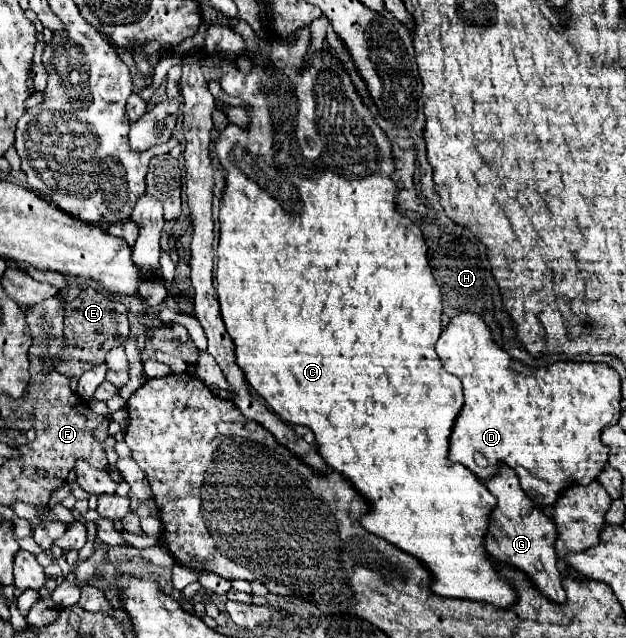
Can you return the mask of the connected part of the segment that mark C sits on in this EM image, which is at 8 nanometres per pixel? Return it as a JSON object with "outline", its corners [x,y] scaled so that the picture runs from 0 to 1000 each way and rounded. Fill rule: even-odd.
{"outline":[[[380,31],[374,41],[380,53],[393,63],[396,78],[403,82],[409,72],[419,72],[419,88],[406,91],[406,107],[396,116],[387,116],[377,103],[377,97],[367,94],[348,94],[355,122],[351,135],[364,150],[387,154],[399,166],[399,201],[380,201],[374,194],[364,194],[351,216],[342,226],[342,238],[361,266],[361,295],[355,304],[355,323],[351,323],[351,382],[348,382],[348,423],[345,423],[345,442],[348,442],[348,473],[355,486],[355,502],[361,508],[361,517],[374,536],[377,552],[377,571],[387,577],[393,599],[399,608],[460,665],[482,665],[495,671],[505,683],[508,712],[518,718],[518,724],[540,743],[550,743],[556,755],[585,781],[591,799],[578,809],[578,824],[591,831],[594,837],[613,843],[617,850],[636,856],[642,865],[665,871],[690,900],[690,928],[700,928],[700,934],[712,937],[735,937],[735,940],[757,940],[757,944],[776,944],[792,953],[815,953],[821,944],[827,944],[821,918],[799,903],[789,881],[783,878],[776,859],[773,859],[773,840],[780,834],[783,806],[792,796],[792,781],[780,771],[780,765],[744,737],[738,727],[722,727],[716,721],[716,693],[725,671],[725,661],[741,636],[738,621],[738,602],[728,589],[716,586],[703,561],[693,552],[693,539],[703,530],[706,520],[706,461],[703,451],[690,433],[690,420],[684,417],[681,404],[681,382],[677,370],[668,354],[658,354],[658,348],[633,332],[629,307],[633,307],[633,288],[623,279],[629,270],[629,251],[626,251],[626,232],[617,216],[617,210],[604,201],[604,194],[591,185],[588,169],[578,163],[575,150],[565,141],[565,132],[559,119],[543,107],[537,91],[521,78],[502,85],[495,91],[495,107],[482,110],[486,85],[495,72],[495,47],[482,44],[466,69],[457,69],[444,56],[435,56],[431,63],[415,63],[406,47],[390,34]]]}

